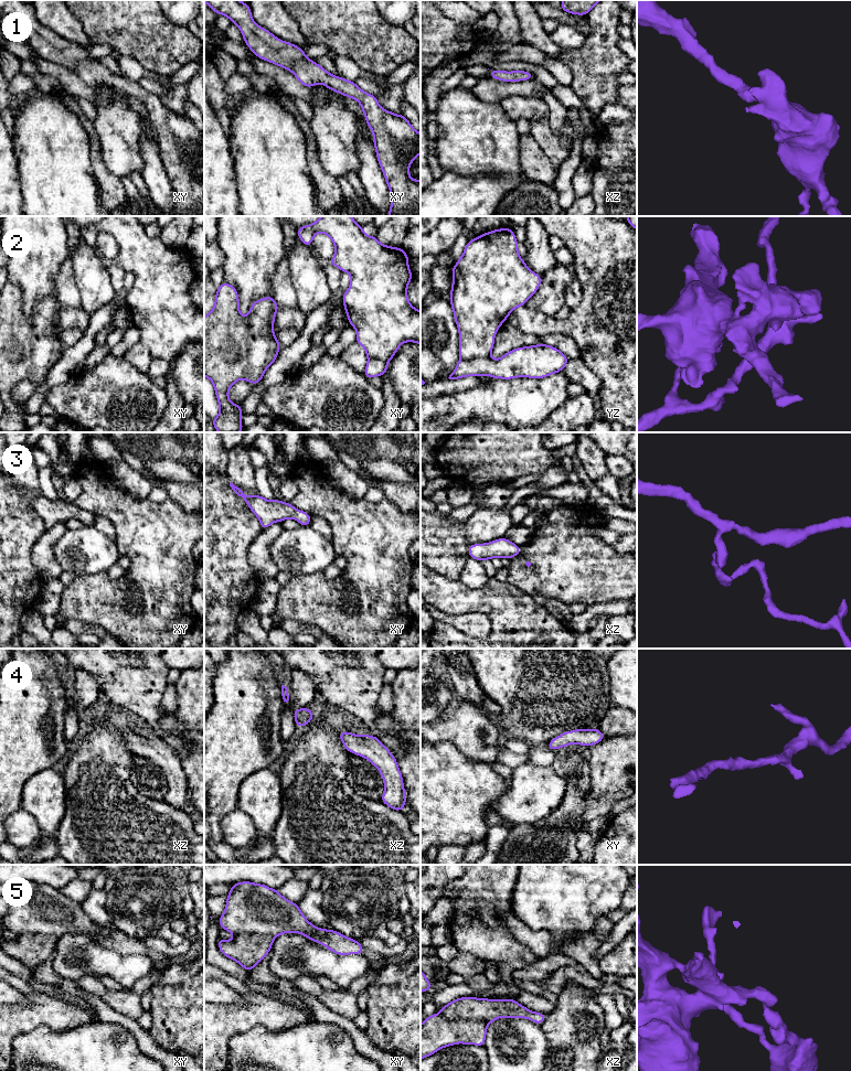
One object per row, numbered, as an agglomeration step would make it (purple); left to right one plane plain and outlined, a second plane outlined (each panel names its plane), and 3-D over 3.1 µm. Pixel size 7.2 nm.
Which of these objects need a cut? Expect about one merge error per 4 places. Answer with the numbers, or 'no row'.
2

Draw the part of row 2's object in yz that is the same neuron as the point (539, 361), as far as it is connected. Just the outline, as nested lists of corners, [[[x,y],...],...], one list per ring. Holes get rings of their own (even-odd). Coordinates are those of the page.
[[[539,343],[533,346],[513,349],[498,360],[491,357],[460,360],[448,378],[458,379],[481,375],[502,379],[515,377],[544,378],[562,372],[568,360],[556,347]]]

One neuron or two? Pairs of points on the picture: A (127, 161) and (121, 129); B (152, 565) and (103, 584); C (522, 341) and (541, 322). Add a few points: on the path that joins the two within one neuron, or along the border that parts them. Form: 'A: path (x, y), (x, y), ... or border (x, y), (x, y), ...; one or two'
A: path (121, 153), (121, 137); one
B: path (148, 593), (142, 619), (108, 606); one
C: border (507, 321), (522, 331), (539, 336); two

